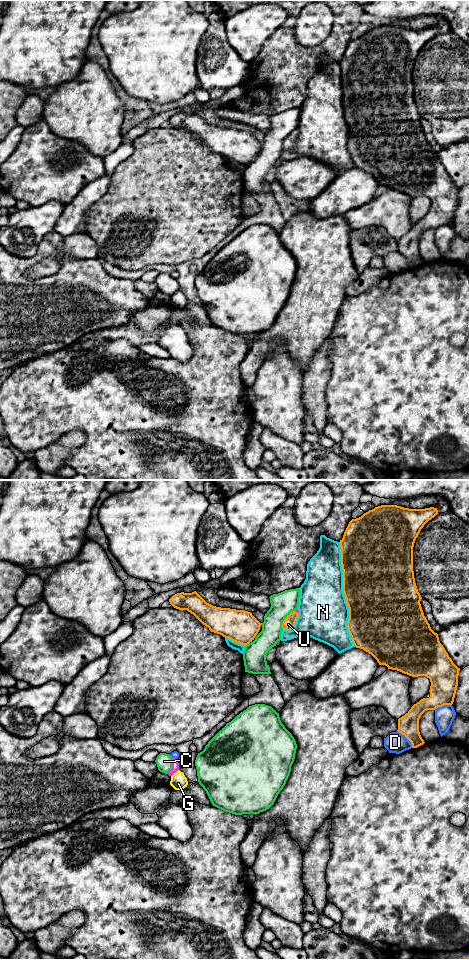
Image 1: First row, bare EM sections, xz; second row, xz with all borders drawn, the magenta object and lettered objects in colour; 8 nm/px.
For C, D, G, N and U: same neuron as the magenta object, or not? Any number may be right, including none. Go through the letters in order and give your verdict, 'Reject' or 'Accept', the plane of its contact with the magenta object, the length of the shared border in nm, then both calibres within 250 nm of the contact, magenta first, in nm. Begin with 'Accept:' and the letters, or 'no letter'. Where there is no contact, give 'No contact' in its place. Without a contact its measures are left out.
Accept: C
C: Accept. Touches magenta in xz. Shared border 130 nm. Thickness 60 nm (magenta) against 130 nm
D: Reject. Touches magenta in xz. Shared border 40 nm. Thickness 60 nm (magenta) against 60 nm
G: Reject. Touches magenta in xz. Shared border 90 nm. Thickness 60 nm (magenta) against 130 nm
N: Reject. Touches magenta in xz. Shared border 40 nm. Thickness 20 nm (magenta) against 400 nm
U: Reject. Touches magenta in xz. Shared border 40 nm. Thickness 20 nm (magenta) against 100 nm

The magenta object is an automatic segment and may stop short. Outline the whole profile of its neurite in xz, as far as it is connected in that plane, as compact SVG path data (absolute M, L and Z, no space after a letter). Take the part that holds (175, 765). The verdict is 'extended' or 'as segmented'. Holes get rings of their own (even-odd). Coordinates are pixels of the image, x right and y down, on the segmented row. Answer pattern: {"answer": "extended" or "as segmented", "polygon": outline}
{"answer": "extended", "polygon": "M160 753L155 760L158 770L162 773L172 776L179 770L179 763L176 758L172 758L169 754Z"}

